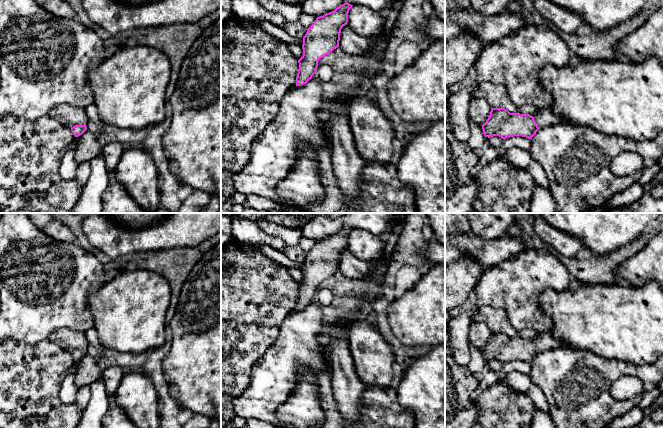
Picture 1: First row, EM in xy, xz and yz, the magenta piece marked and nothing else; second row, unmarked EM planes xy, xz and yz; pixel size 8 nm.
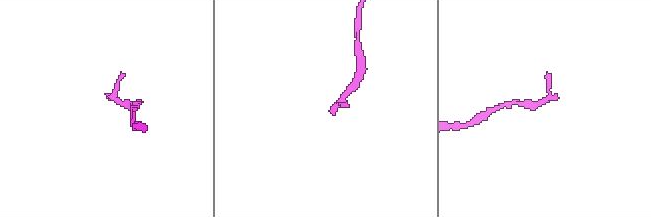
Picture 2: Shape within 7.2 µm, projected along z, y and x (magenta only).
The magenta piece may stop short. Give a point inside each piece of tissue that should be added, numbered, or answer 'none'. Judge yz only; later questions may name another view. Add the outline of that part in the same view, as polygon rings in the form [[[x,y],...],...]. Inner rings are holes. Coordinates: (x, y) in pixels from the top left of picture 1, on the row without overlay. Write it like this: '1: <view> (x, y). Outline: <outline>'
1: yz (545, 340). Outline: [[[550,331],[539,332],[533,341],[539,352],[564,346],[562,341],[557,339]]]

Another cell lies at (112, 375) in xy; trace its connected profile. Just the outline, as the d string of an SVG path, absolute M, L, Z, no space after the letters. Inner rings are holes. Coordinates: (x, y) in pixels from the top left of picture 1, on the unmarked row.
M107 366L102 369L102 377L108 397L117 391L123 377L123 369L119 366Z

